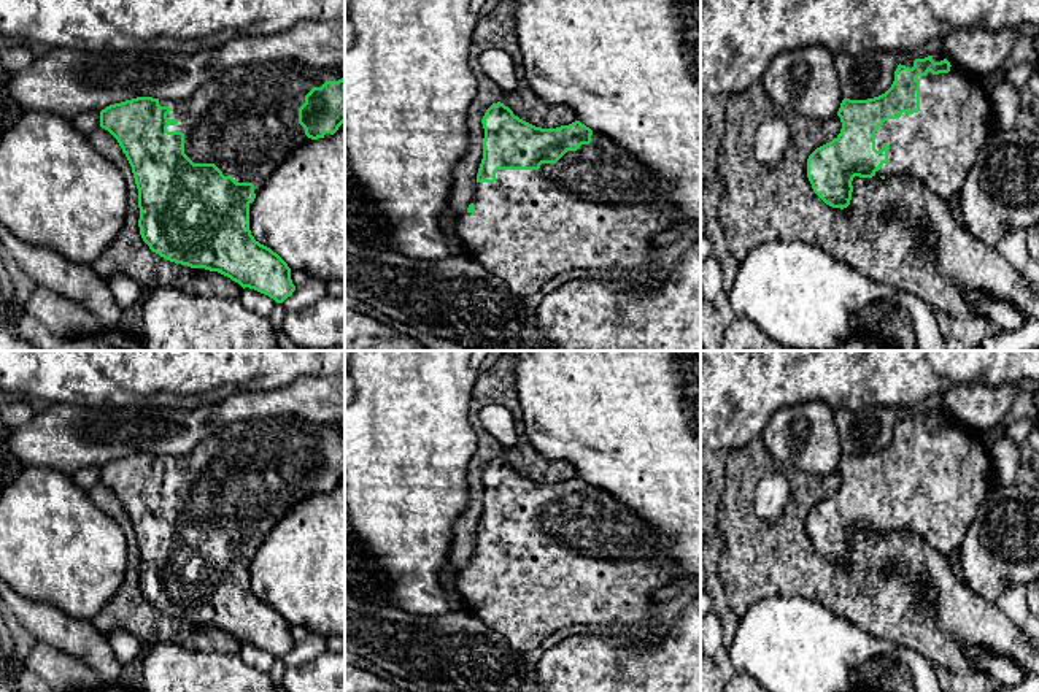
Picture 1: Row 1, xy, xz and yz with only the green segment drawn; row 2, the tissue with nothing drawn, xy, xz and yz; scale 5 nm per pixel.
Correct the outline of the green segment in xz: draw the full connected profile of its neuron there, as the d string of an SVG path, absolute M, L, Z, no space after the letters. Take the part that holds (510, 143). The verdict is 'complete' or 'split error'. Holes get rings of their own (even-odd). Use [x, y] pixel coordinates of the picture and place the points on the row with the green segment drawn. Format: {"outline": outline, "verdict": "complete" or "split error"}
{"outline": "M497 102L486 110L481 124L485 129L483 159L477 175L475 198L467 211L458 216L456 225L465 254L497 276L515 295L526 298L540 290L554 276L575 268L602 270L607 278L621 283L628 289L642 289L647 279L635 279L634 276L655 270L655 252L658 249L653 244L655 235L672 229L680 221L680 211L666 200L666 192L670 184L655 170L648 168L639 157L624 151L608 136L593 132L580 121L556 129L542 129L520 119L508 106Z", "verdict": "split error"}

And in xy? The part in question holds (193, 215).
{"outline": "M289 60L288 63L273 63L273 70L268 70L267 62L237 65L214 79L208 81L202 87L199 87L187 100L165 100L165 98L153 98L153 97L137 97L132 100L126 100L121 103L114 103L100 111L100 127L108 130L122 148L126 154L132 173L135 178L135 184L138 189L138 208L140 208L140 235L143 241L149 246L149 249L160 257L187 265L191 268L205 268L210 271L218 271L232 281L238 283L243 289L249 287L261 294L268 295L276 303L283 303L288 297L292 295L295 286L291 279L291 268L288 263L270 248L261 244L254 240L249 230L249 208L267 183L270 175L276 167L295 149L302 144L310 143L311 140L327 138L334 135L338 127L345 122L345 75L337 71L319 71L313 67L308 67L297 60Z", "verdict": "split error"}

